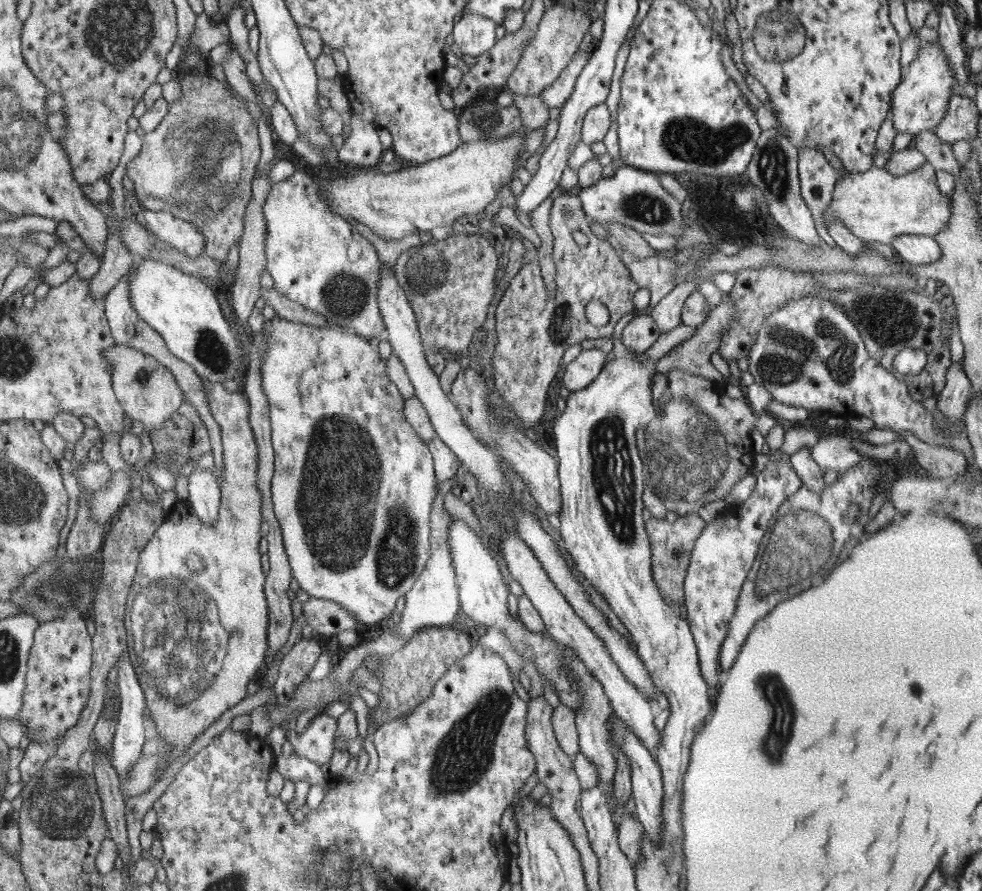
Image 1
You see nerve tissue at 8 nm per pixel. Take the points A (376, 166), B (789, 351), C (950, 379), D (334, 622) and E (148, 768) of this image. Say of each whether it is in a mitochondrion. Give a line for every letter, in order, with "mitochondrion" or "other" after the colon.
A: other
B: mitochondrion
C: other
D: other
E: other

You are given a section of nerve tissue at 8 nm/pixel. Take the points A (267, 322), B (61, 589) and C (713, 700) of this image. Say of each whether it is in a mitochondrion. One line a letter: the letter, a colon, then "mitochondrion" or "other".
A: other
B: mitochondrion
C: other

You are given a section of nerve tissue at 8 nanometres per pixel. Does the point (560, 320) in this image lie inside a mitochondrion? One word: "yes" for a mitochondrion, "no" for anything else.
yes

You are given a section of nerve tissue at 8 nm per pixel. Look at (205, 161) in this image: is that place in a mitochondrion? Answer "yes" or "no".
yes

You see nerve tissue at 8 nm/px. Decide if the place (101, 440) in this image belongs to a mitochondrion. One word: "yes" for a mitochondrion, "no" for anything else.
no

